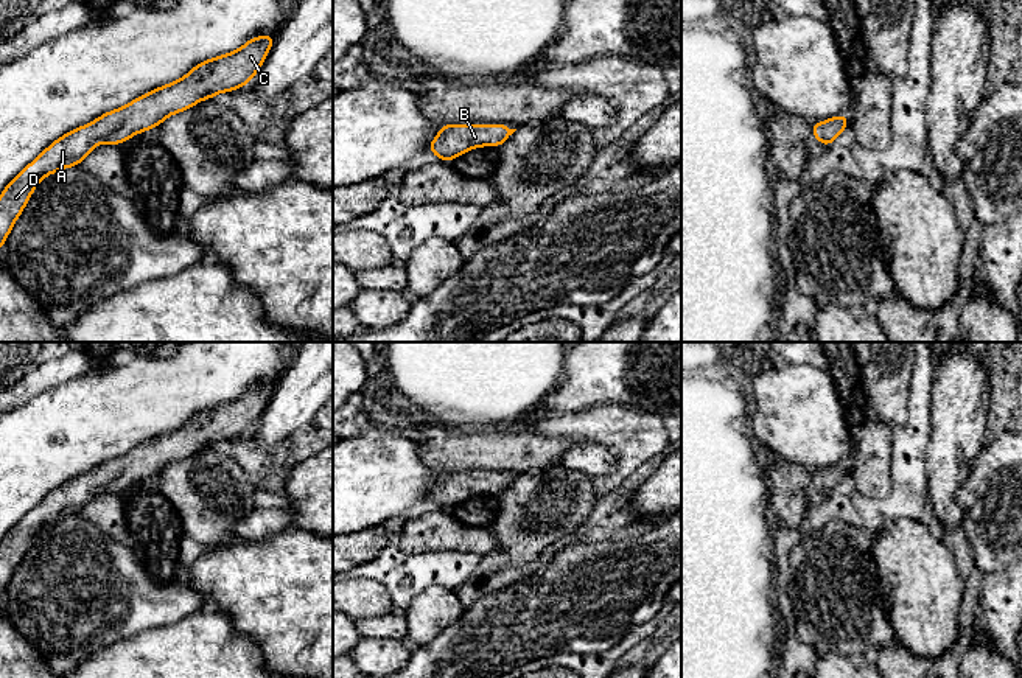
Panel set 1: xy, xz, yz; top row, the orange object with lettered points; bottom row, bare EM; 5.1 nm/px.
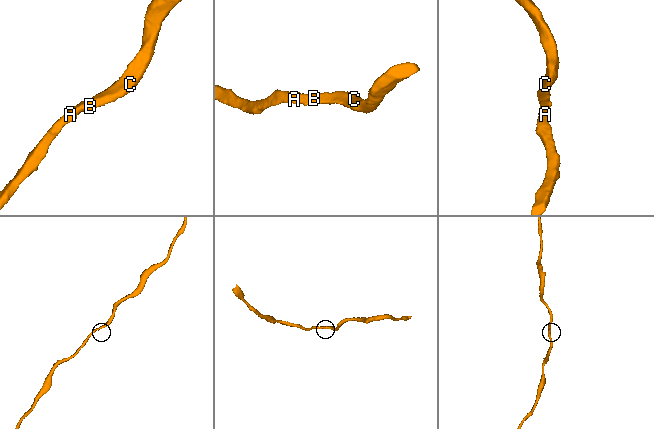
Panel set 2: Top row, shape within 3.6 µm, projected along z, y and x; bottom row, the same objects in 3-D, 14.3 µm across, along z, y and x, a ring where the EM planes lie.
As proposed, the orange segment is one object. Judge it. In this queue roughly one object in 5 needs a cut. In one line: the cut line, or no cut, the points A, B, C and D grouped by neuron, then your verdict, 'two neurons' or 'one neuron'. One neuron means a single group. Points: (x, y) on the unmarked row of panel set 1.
no cut | A B C D | one neuron

